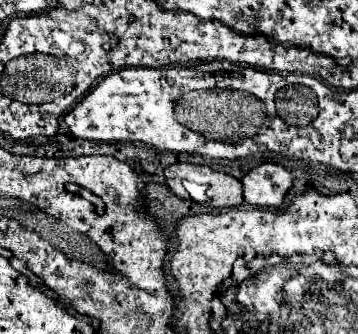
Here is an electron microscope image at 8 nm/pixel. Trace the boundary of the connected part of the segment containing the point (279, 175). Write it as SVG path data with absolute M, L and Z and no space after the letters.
M261 164L253 170L249 170L245 176L243 176L243 196L245 196L245 202L249 202L251 206L261 206L261 208L281 208L283 202L285 202L285 196L287 192L293 188L293 176L279 164Z

